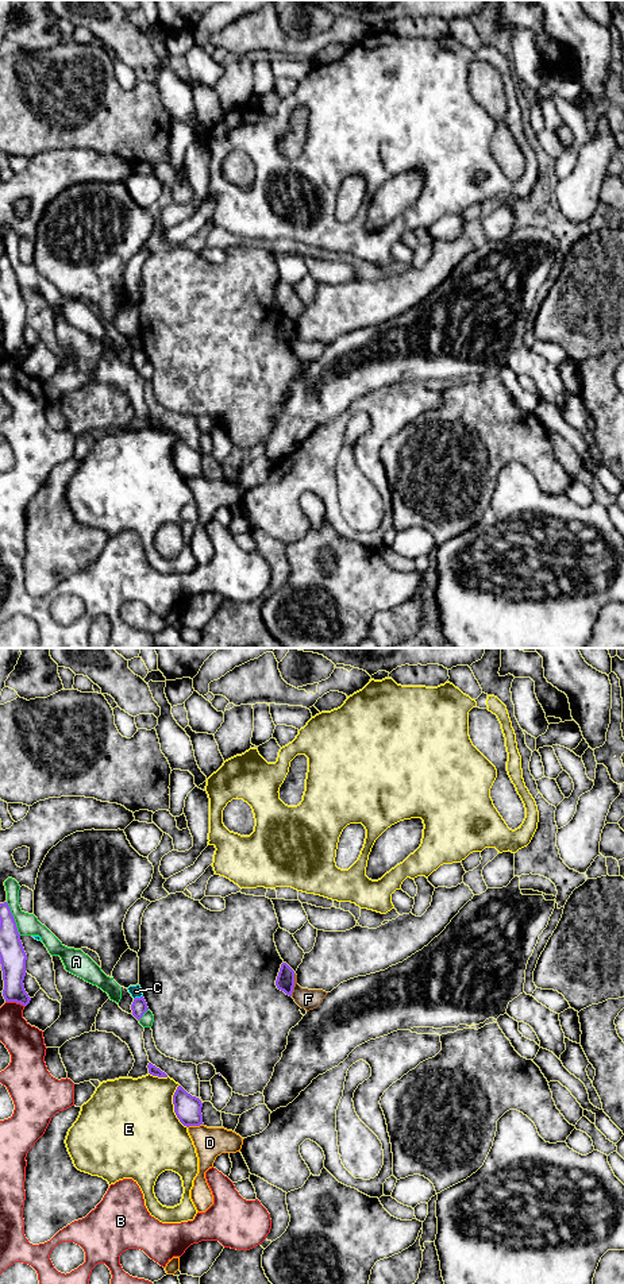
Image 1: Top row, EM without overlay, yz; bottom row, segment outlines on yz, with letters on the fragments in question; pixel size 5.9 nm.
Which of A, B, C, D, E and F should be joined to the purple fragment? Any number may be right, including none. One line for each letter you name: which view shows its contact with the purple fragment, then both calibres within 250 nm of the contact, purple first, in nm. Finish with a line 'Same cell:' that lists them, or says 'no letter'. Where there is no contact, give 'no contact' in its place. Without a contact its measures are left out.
Same cell: no letter

